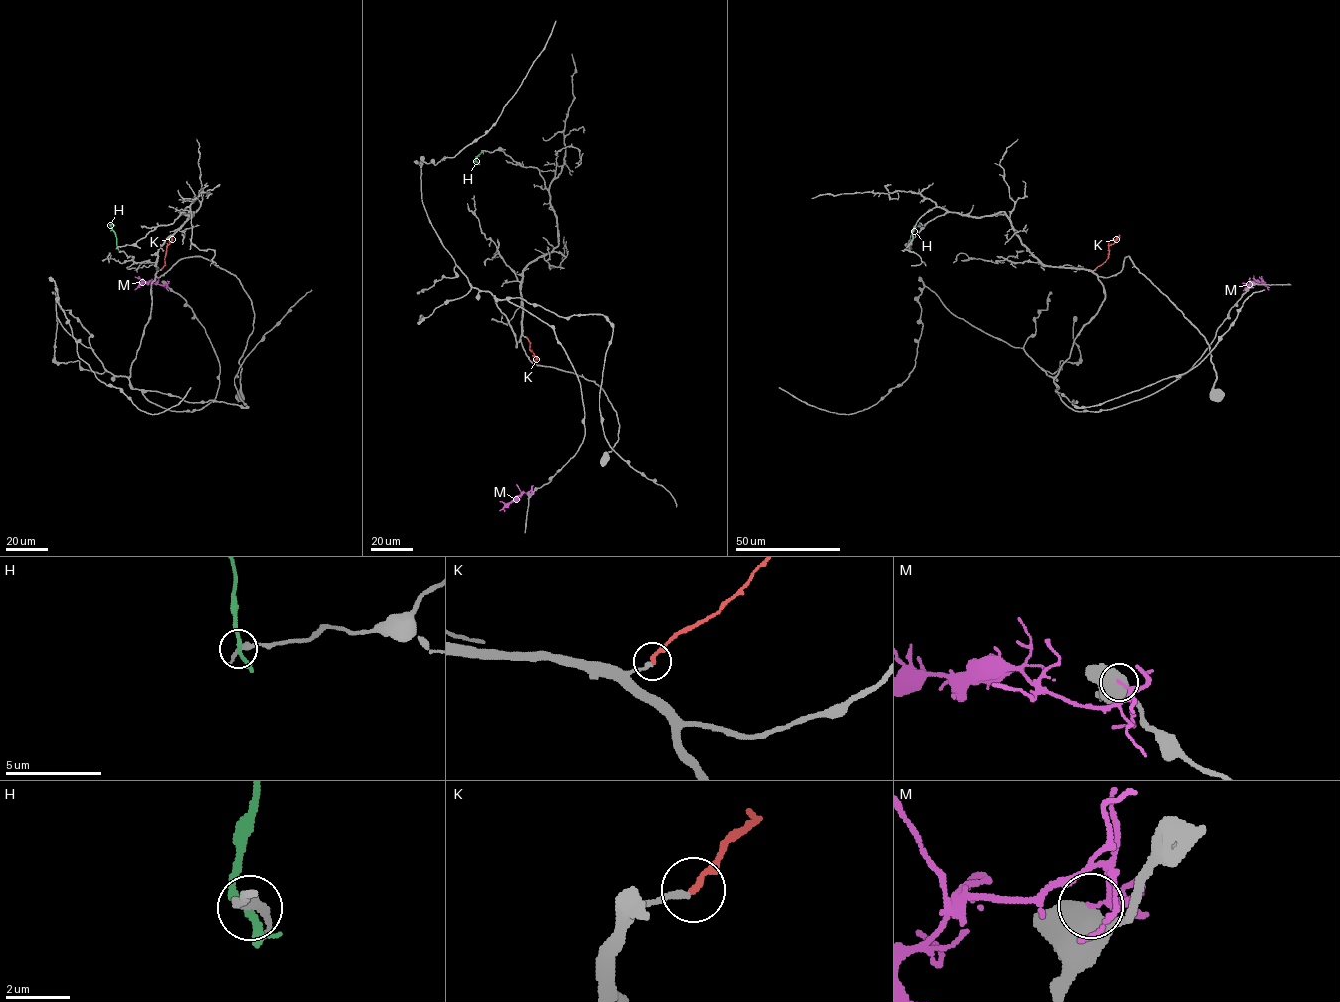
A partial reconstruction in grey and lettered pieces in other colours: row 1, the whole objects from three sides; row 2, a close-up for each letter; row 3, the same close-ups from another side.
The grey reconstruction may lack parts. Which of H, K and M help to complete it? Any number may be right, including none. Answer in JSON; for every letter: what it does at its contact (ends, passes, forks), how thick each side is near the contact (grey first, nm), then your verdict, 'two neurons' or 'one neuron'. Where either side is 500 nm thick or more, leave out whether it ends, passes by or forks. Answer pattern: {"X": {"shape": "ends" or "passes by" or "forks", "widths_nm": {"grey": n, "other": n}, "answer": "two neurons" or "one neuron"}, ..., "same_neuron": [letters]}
{"H": {"shape": "passes by", "widths_nm": {"grey": 400, "other": 200}, "answer": "two neurons"}, "K": {"shape": "ends", "widths_nm": {"grey": 200, "other": 200}, "answer": "one neuron"}, "M": {"widths_nm": {"grey": 750, "other": 160}, "answer": "two neurons"}, "same_neuron": ["K"]}

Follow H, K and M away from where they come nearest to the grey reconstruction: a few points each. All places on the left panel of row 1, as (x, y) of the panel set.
H: (116, 247), (111, 227), (114, 226)
K: (161, 269), (171, 239), (167, 237)
M: (165, 283), (143, 282), (134, 289)

